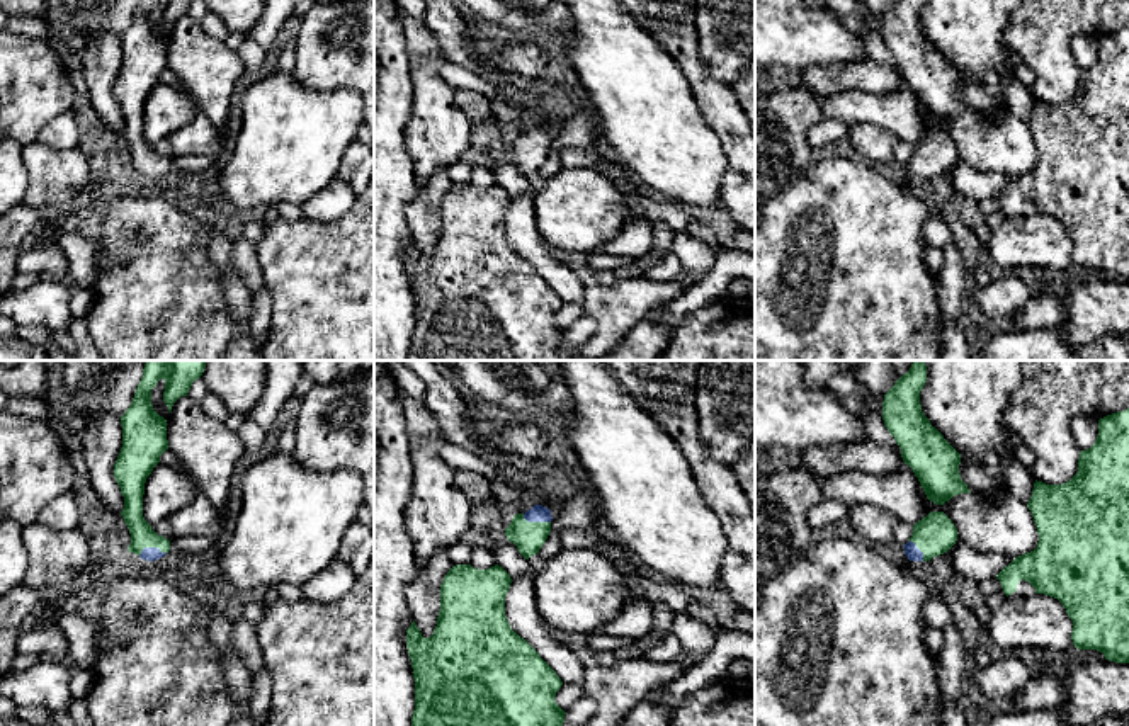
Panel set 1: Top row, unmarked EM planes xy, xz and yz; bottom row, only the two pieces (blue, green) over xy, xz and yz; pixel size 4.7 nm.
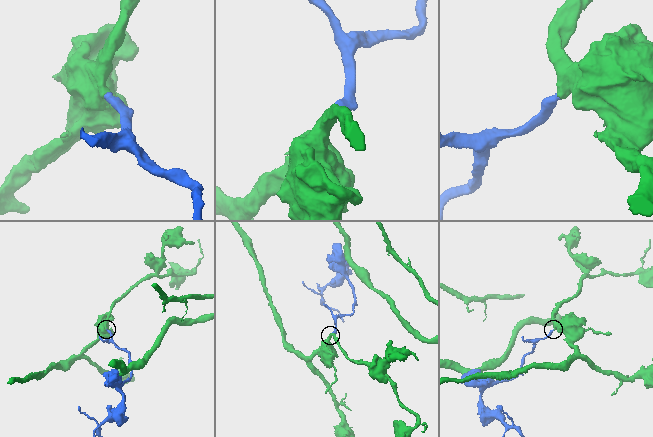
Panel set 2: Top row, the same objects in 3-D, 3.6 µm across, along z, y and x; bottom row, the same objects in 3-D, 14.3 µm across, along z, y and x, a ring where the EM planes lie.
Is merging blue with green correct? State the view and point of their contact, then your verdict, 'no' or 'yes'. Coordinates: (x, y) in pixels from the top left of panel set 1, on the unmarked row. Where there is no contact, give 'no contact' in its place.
contact xz (536, 140); yes

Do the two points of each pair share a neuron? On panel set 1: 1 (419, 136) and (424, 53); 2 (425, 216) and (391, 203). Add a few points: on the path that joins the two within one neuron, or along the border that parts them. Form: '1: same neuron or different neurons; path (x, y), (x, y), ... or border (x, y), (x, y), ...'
1: same neuron; path (425, 116), (425, 73)
2: different neurons; border (419, 186), (405, 213), (412, 238)

